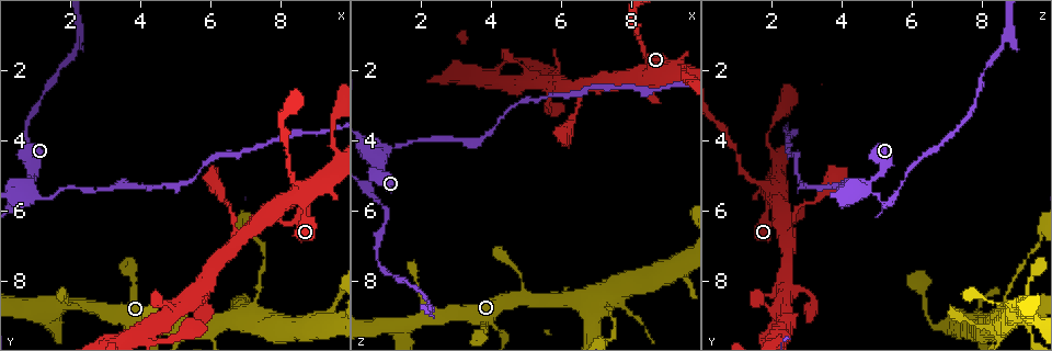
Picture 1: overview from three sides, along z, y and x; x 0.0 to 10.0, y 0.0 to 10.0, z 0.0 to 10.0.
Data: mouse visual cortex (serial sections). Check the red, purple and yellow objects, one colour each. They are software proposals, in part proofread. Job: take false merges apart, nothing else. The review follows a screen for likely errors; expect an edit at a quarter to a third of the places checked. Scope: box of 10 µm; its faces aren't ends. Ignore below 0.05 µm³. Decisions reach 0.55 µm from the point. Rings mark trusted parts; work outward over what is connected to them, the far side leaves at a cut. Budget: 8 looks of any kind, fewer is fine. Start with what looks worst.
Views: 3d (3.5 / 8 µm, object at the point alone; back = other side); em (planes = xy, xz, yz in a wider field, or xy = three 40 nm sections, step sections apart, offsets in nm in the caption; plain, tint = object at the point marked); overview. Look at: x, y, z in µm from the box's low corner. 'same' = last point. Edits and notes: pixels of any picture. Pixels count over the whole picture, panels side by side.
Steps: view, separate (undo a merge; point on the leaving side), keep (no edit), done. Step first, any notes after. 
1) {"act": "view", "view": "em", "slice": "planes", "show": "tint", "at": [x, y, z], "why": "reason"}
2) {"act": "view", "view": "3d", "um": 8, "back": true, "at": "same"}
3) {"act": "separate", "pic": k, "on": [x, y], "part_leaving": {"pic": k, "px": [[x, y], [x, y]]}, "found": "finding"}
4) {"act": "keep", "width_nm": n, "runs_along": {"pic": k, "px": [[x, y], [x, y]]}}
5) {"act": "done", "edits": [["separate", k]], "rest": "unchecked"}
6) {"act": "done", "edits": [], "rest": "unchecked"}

{"act": "view", "view": "3d", "um": 3.5, "at": [8.40, 5.65, 2.15], "why": "four-way junction"}

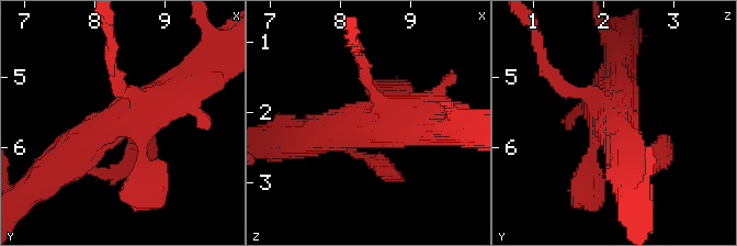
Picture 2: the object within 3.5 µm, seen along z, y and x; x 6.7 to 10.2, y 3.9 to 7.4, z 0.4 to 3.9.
{"act": "keep", "runs_along": {"pic": 2, "px": [[389, 97], [366, 124], [313, 136]]}, "found": "one cell here"}

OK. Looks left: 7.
{"act": "view", "view": "3d", "um": 3.5, "back": true, "at": [0.85, 5.25, 4.70], "why": "four arms meet"}

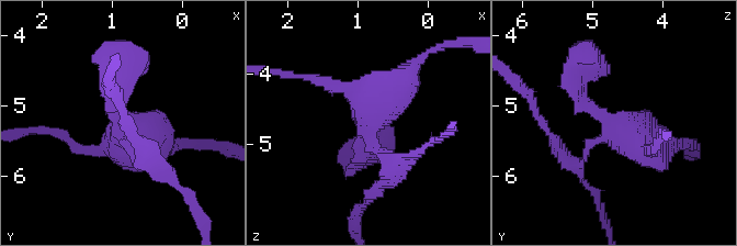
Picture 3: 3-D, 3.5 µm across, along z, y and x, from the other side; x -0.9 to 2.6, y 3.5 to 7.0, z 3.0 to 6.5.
{"act": "view", "view": "em", "slice": "xy", "step": 1, "show": "tint", "at": [0.90, 5.35, 4.70]}

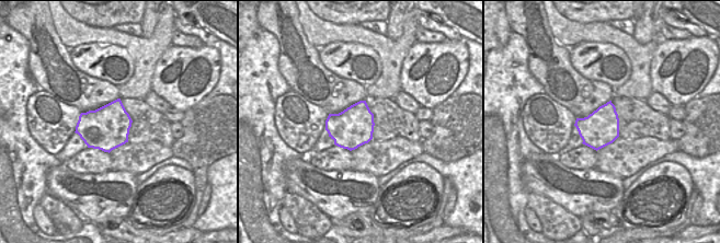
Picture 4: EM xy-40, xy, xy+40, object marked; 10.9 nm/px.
{"act": "separate", "pic": 3, "on": [385, 180], "found": "a second cell is stuck on"}

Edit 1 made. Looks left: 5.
{"act": "view", "view": "overview"}

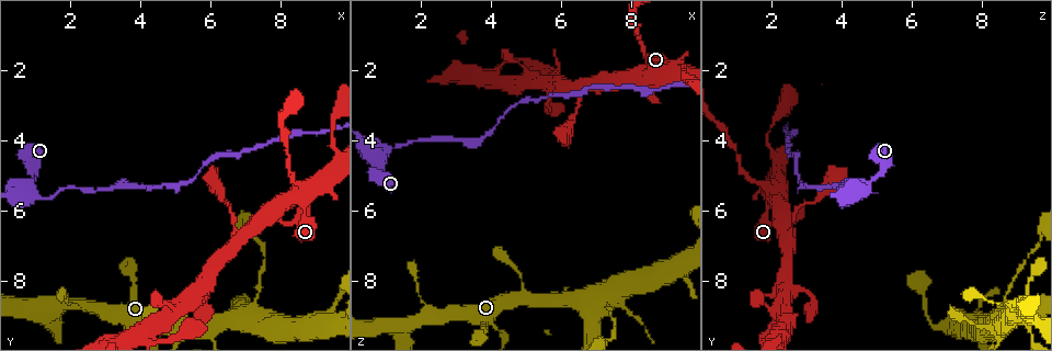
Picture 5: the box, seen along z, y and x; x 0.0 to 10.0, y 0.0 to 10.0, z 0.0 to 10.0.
{"act": "view", "view": "3d", "um": 3.5, "at": [7.00, 9.15, 8.55], "why": "arms part here"}

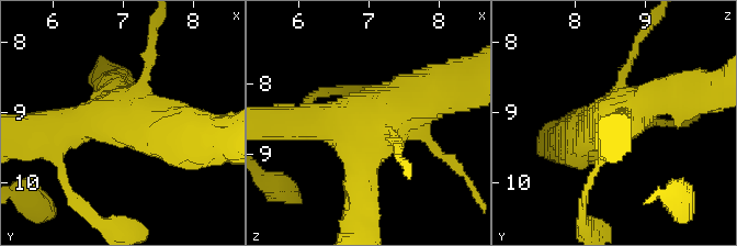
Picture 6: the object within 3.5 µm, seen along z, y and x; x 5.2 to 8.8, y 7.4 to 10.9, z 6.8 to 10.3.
{"act": "view", "view": "em", "slice": "planes", "show": "tint", "at": [7.05, 9.15, 8.55], "arms": 4, "arm_widths_nm": [150, 500, 500, 600], "why": "now the EM"}

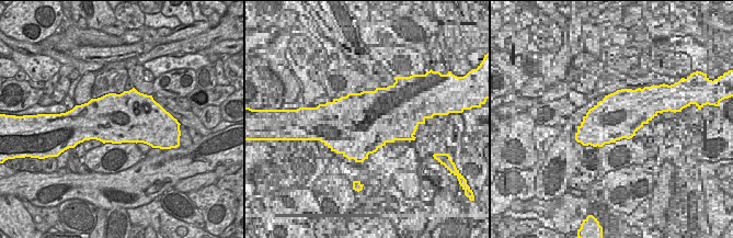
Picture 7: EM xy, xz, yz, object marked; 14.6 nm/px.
{"act": "view", "view": "em", "slice": "xy", "step": 5, "show": "tint", "at": "same"}

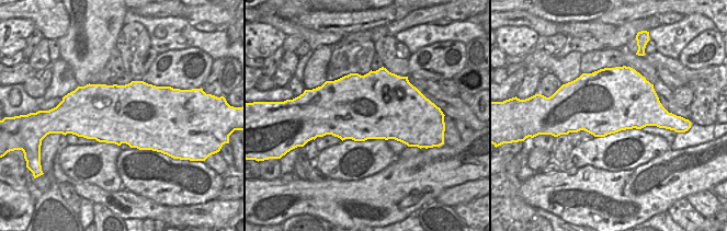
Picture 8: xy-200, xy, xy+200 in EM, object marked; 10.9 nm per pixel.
{"act": "keep", "runs_along": {"pic": 6, "px": [[276, 122], [374, 122], [418, 99]]}, "found": "one cell here"}

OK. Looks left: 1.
{"act": "done", "edits": [["separate", 3]], "rest": "unchecked"}

